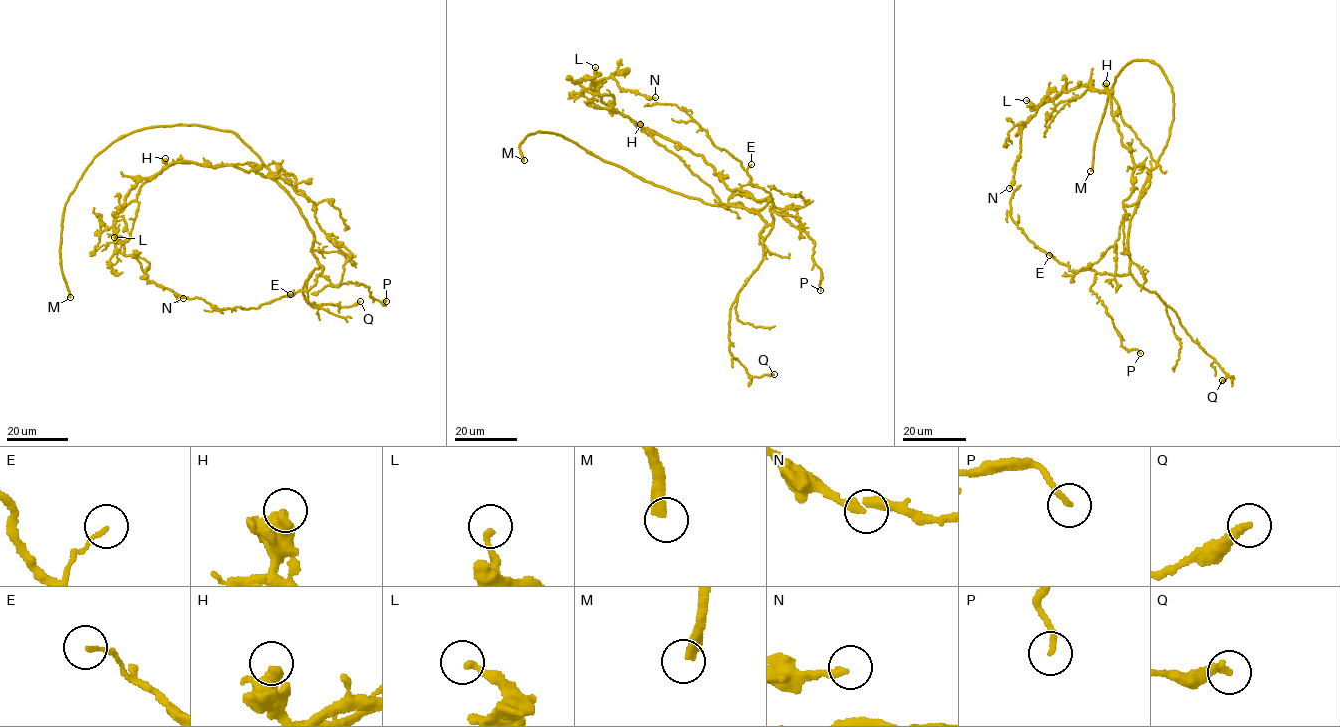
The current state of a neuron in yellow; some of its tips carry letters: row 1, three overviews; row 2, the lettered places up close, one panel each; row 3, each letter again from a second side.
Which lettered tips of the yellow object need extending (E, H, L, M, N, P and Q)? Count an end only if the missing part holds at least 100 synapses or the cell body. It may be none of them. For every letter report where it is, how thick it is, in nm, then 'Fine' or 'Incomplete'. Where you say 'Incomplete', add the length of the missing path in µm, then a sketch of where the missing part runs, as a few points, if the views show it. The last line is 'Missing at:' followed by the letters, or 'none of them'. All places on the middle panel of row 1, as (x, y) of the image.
E: Place: (751, 164). Thickness 120 nm. Fine
H: Place: (640, 124). Thickness 400 nm. Fine
L: Place: (595, 67). Thickness 220 nm. Fine
M: Place: (524, 160). Thickness 360 nm. Incomplete. Missing length about 80 µm. Course of what is missing: (524, 160), (530, 175), (545, 189), (525, 183), (488, 161), (479, 167)
N: Place: (655, 97). Thickness 260 nm. Fine
P: Place: (820, 290). Thickness 180 nm. Fine
Q: Place: (774, 374). Thickness 320 nm. Fine
Missing at: M

